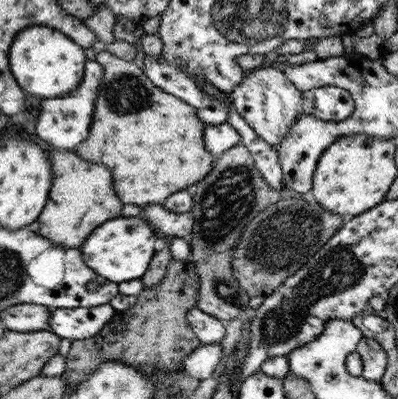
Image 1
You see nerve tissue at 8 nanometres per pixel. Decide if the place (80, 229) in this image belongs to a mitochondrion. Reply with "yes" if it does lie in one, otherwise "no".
no

